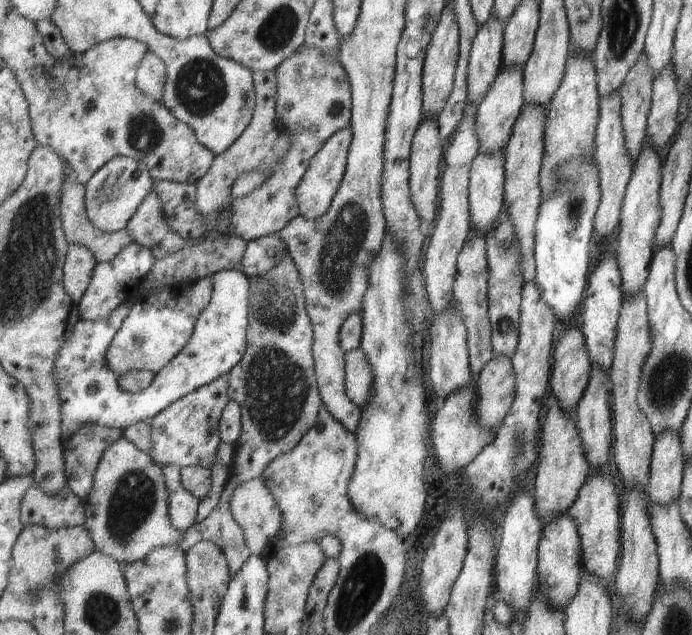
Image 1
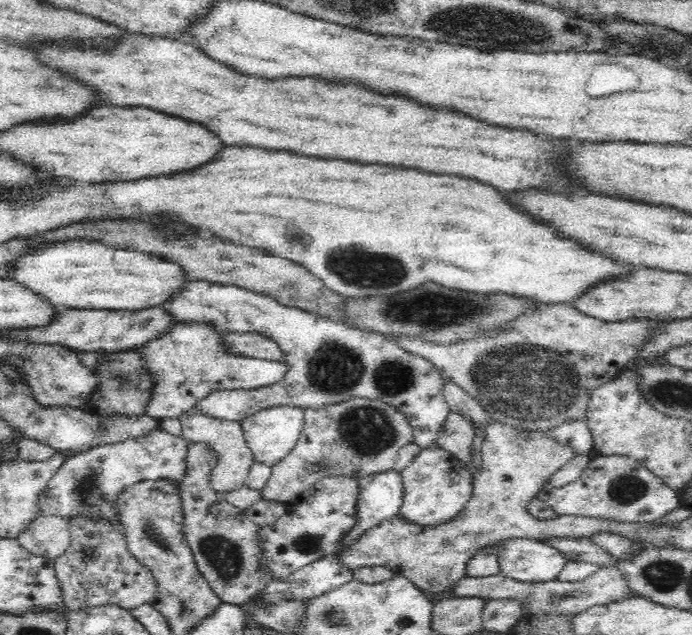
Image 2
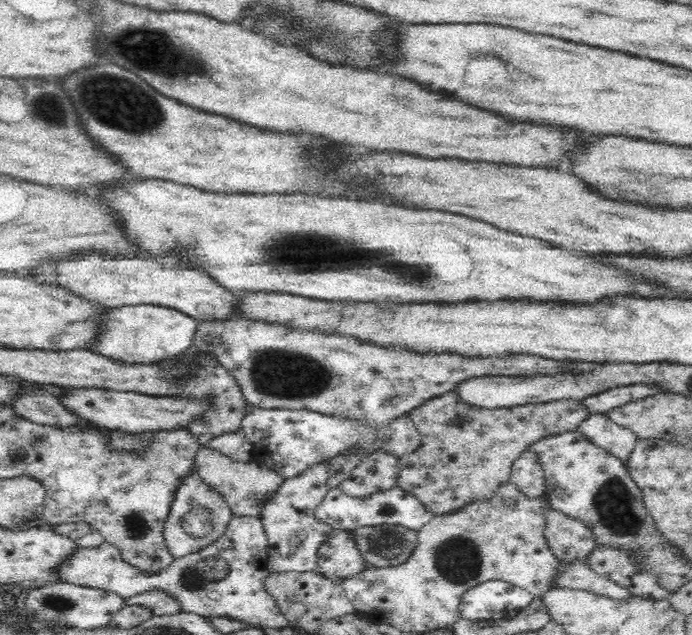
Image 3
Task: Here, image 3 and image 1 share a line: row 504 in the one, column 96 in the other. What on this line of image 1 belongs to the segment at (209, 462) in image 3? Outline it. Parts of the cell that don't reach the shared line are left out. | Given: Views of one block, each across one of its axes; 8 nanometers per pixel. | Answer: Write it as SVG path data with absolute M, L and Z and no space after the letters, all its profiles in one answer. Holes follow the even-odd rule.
M73 171L67 176L66 184L63 185L62 198L62 220L63 231L66 232L67 241L70 244L81 244L87 246L95 254L98 263L111 262L117 254L121 254L127 246L135 243L135 238L131 238L129 230L121 230L118 232L106 232L95 227L93 222L90 222L86 206L86 186L79 183L75 178Z

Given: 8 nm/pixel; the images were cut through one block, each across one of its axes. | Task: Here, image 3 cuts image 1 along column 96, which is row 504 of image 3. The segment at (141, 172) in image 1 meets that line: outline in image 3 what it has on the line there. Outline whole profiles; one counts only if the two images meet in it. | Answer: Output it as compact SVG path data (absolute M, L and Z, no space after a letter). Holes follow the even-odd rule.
M198 474L193 475L185 481L184 485L180 486L176 501L171 509L169 520L165 523L163 535L166 540L167 550L174 559L185 558L190 554L198 553L200 550L211 546L218 538L221 538L233 518L234 515L232 515L232 511L230 511L226 501L218 494L215 494L214 490L211 490L211 488L198 477ZM198 500L200 500L200 502L198 502ZM196 506L204 506L204 508L208 506L208 510L210 510L210 514L212 514L212 524L214 524L212 530L210 530L206 536L201 536L202 538L196 538L196 536L188 534L188 532L184 530L184 526L182 526L182 518L184 518L190 510L194 510Z

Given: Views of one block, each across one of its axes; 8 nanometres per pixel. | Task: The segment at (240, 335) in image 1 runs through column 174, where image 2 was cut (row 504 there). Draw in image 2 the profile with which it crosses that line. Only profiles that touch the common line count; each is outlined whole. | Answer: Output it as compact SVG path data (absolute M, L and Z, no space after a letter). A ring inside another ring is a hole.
M389 471L388 473L377 475L376 477L370 477L368 479L361 479L359 482L359 524L356 524L356 528L345 539L345 546L342 550L346 550L350 544L354 544L367 528L373 527L380 522L384 522L386 518L392 518L397 516L404 505L405 489L403 477L400 473Z

